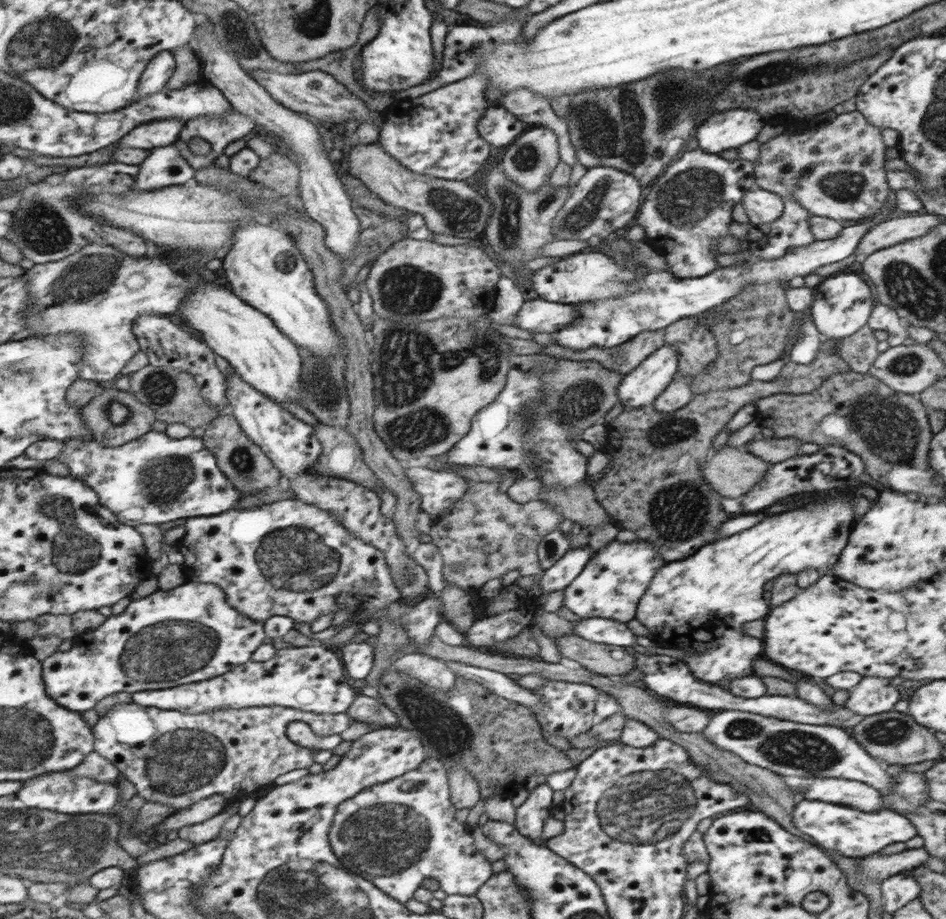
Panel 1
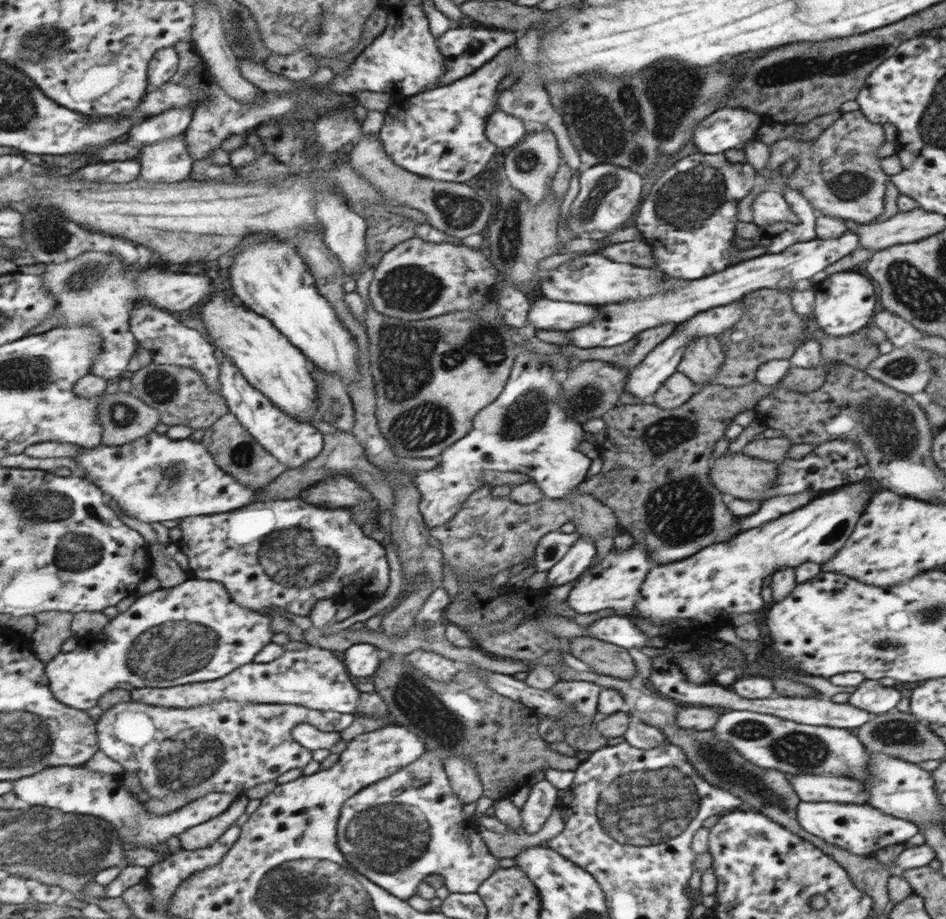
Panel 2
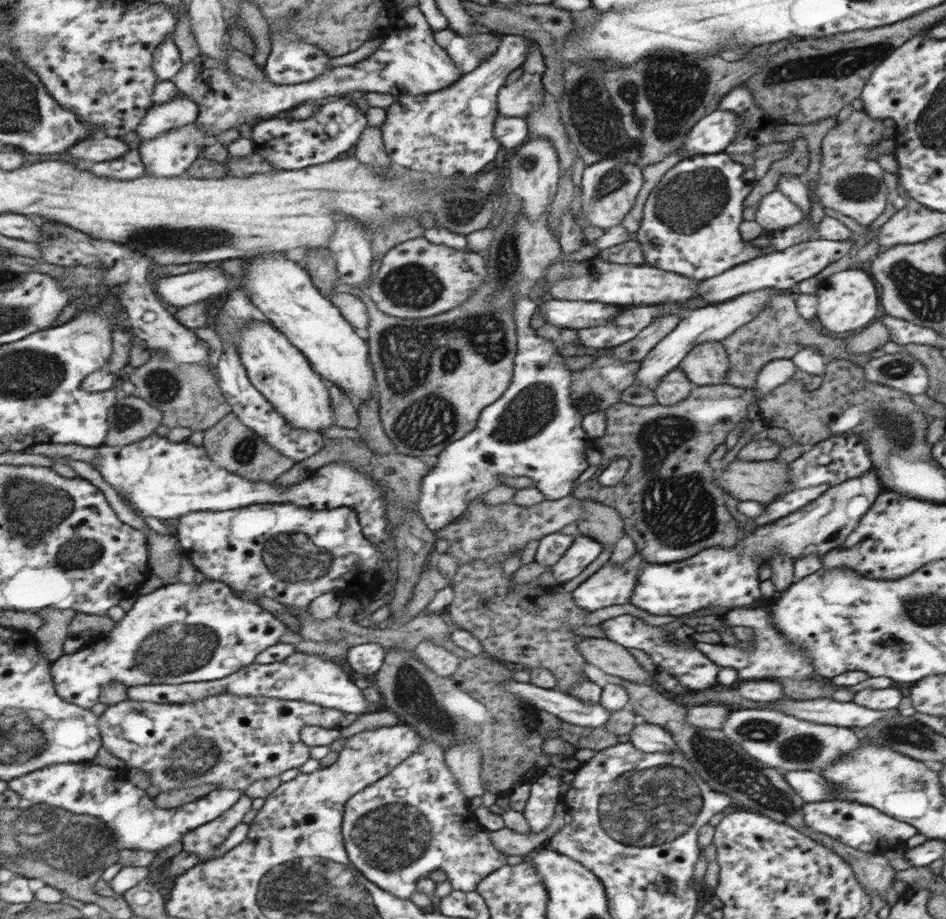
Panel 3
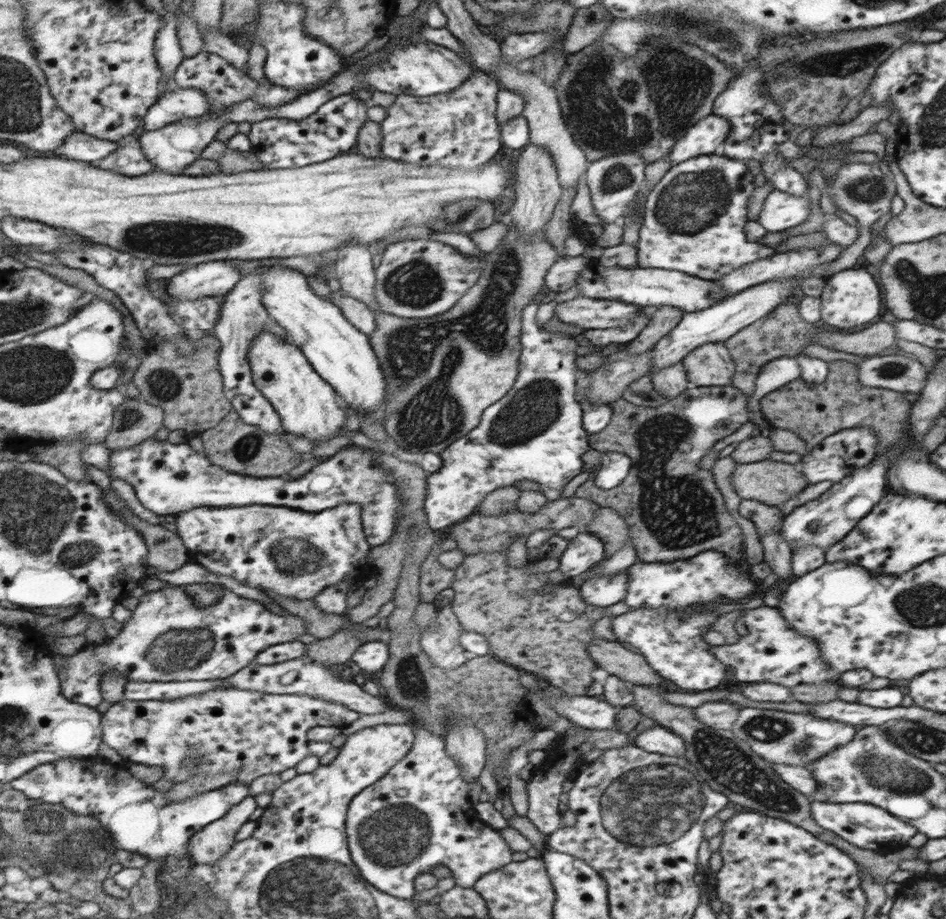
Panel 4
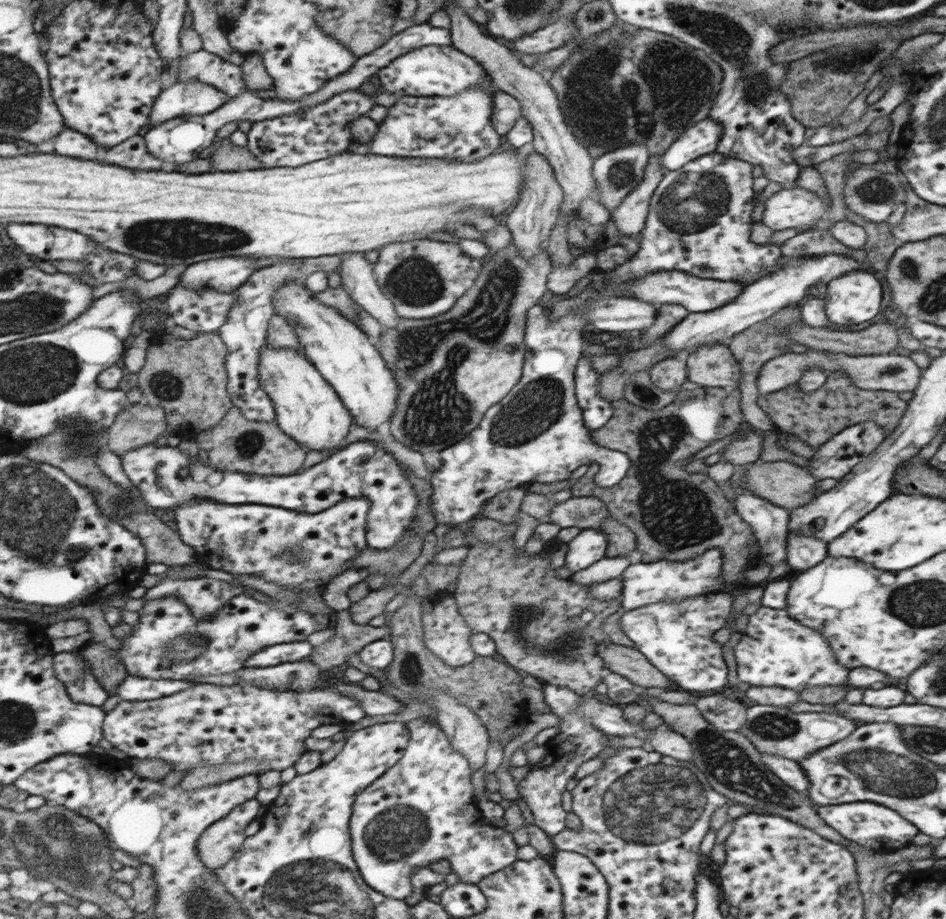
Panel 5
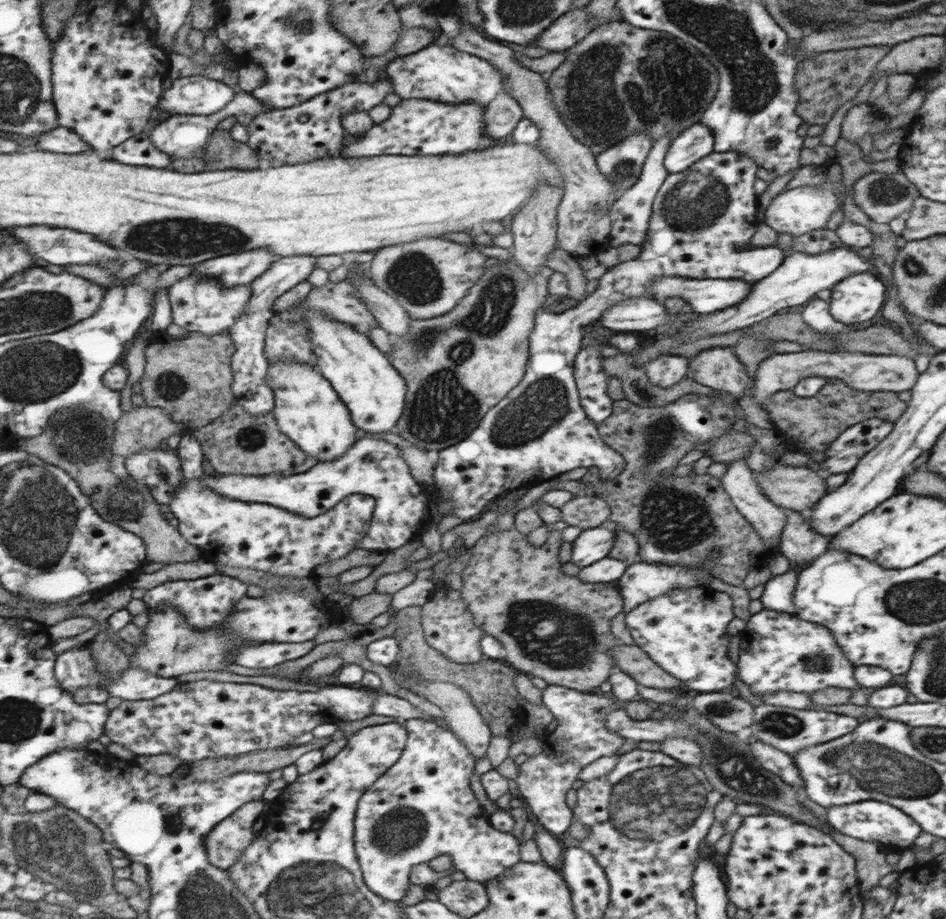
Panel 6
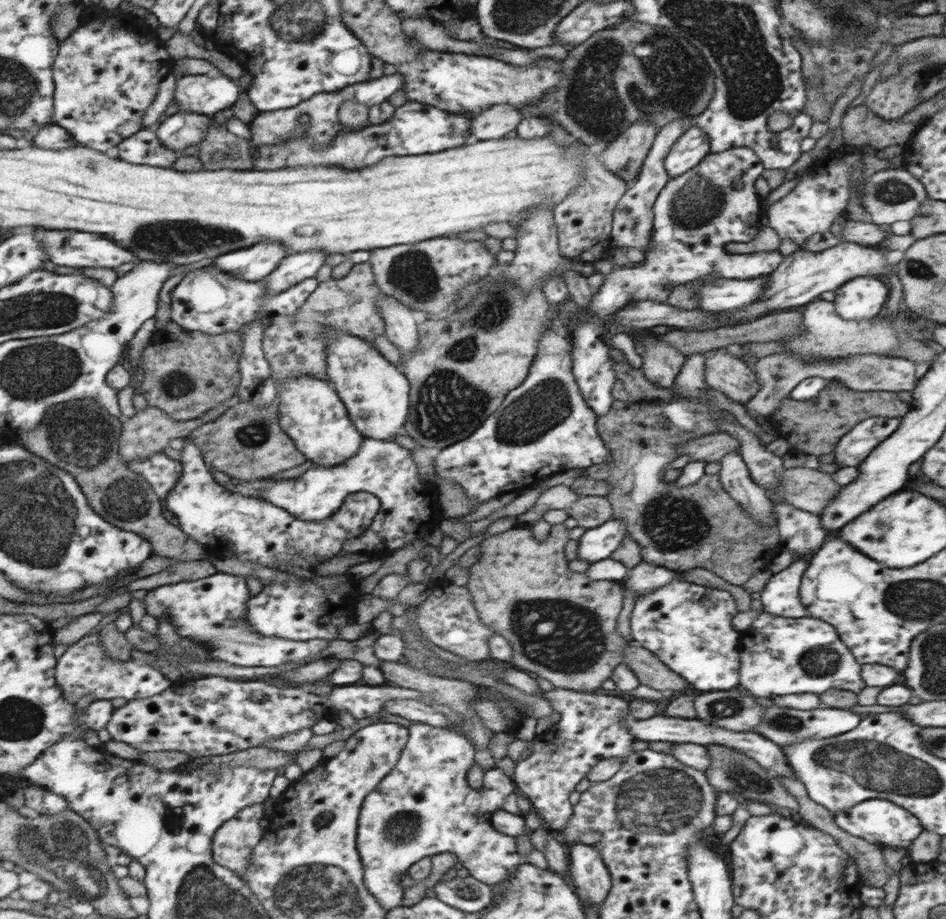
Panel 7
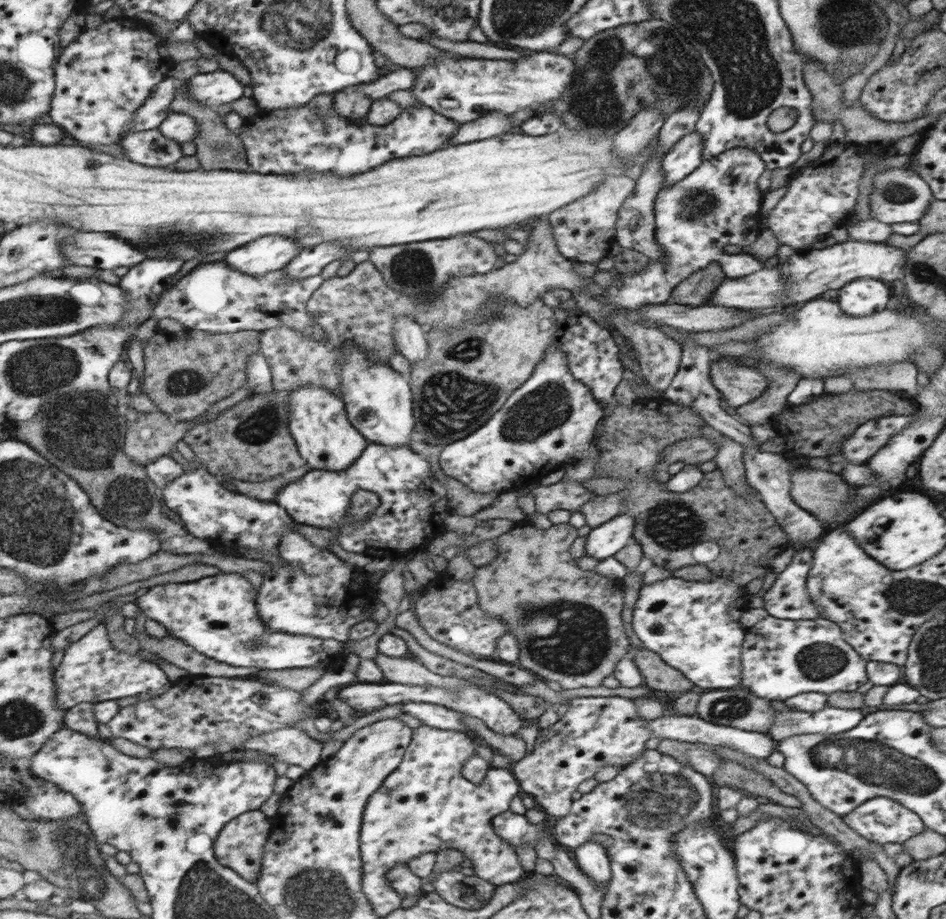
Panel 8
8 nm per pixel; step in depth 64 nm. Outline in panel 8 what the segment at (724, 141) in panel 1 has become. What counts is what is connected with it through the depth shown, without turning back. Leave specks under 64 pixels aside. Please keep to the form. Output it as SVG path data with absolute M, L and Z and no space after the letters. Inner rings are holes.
M697 131L690 132L685 136L682 136L673 146L661 157L661 168L663 173L663 186L659 190L663 190L663 188L667 188L667 186L671 186L671 184L677 184L679 180L685 179L685 176L689 176L690 172L696 170L697 167L700 166L700 163L703 161L703 151L705 150L704 144L702 143L702 138Z

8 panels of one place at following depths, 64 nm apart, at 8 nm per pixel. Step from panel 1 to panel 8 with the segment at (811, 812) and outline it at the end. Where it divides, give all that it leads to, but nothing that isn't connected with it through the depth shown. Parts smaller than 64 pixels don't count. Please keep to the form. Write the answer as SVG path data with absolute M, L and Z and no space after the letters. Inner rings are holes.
M883 796L870 799L848 815L841 815L840 819L843 821L843 824L853 828L863 838L877 842L880 845L885 844L885 842L895 842L895 844L901 845L905 839L919 834L924 829L923 823L917 814L911 813L911 810L891 800L891 798Z

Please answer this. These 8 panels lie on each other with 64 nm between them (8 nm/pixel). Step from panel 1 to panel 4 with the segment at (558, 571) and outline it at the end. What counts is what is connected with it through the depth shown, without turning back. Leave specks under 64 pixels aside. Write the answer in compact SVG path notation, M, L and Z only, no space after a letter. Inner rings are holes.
M580 532L567 542L565 551L559 557L557 570L571 581L604 558L604 542L591 533Z

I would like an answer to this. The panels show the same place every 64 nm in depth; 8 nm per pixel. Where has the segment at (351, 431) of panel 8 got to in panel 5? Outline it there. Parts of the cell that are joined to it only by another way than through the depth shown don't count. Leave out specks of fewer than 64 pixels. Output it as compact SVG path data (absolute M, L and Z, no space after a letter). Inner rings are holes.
M267 338L267 344L260 350L260 383L273 399L278 414L276 422L281 430L301 446L310 450L332 450L329 456L345 448L341 448L341 444L355 420L340 393L307 356L295 349L270 347Z

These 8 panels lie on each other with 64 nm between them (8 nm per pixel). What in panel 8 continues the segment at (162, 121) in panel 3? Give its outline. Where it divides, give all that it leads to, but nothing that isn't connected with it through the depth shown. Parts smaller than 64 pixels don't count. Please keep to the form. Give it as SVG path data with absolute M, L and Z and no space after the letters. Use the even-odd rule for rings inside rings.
M217 70L191 77L186 92L193 100L199 100L201 105L216 109L221 104L232 105L235 100L245 96L244 87L233 74Z

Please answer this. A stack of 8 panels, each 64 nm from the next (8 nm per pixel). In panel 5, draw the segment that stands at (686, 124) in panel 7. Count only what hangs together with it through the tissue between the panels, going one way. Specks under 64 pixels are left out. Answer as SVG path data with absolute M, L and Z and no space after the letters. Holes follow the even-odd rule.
M661 154L648 157L643 179L629 196L627 196L609 218L619 232L620 238L626 237L637 239L643 228L647 216L649 199L653 196L657 184L661 182L664 173L660 171Z

